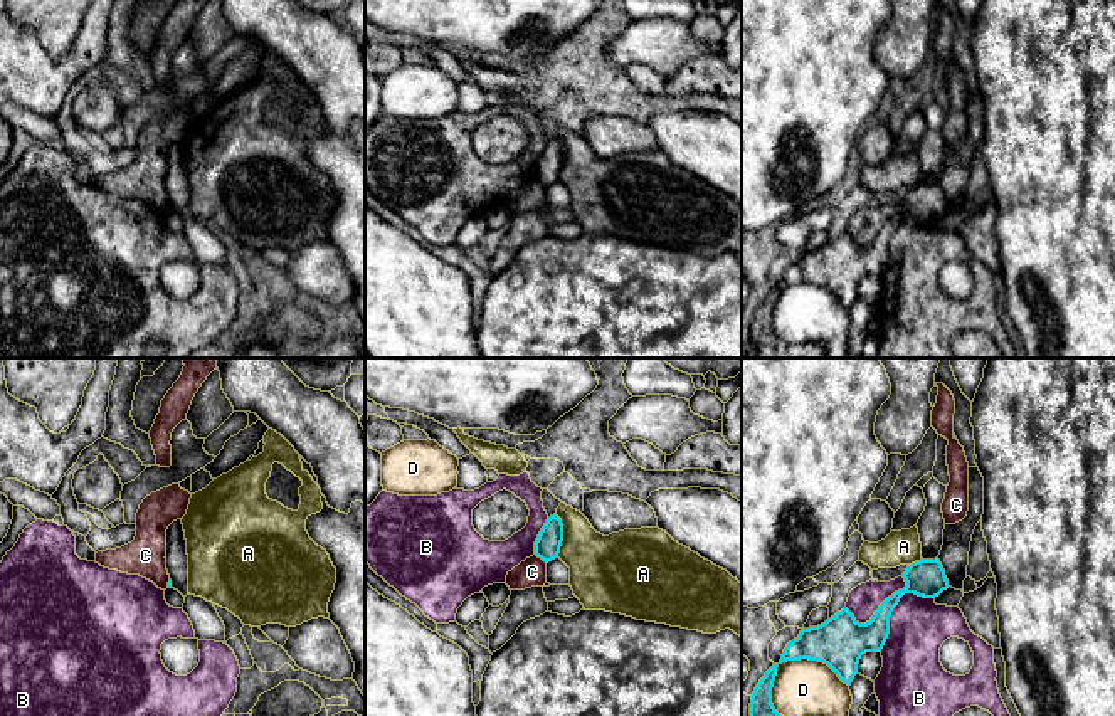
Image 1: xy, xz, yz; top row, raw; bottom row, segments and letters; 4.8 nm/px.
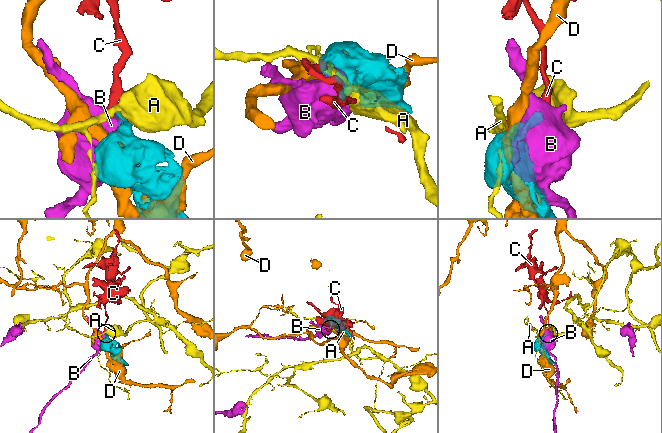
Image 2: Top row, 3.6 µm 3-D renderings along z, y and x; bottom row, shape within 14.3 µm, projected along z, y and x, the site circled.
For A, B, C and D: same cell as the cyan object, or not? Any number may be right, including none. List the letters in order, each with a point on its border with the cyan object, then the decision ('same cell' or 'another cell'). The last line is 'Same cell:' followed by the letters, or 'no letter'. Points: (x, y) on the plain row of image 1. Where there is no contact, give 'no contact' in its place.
A: meets cyan in xz at (562, 158); another cell
B: meets cyan in yz at (893, 231); another cell
C: meets cyan in xz at (540, 180); another cell
D: meets cyan in yz at (781, 338); another cell
Same cell: no letter

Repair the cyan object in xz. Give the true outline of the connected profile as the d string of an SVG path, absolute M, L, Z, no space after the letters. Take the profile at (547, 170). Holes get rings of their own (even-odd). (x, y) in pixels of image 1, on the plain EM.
M553 138L547 143L542 151L536 165L535 165L535 178L542 182L545 187L558 182L560 170L563 165L563 148L562 143Z

